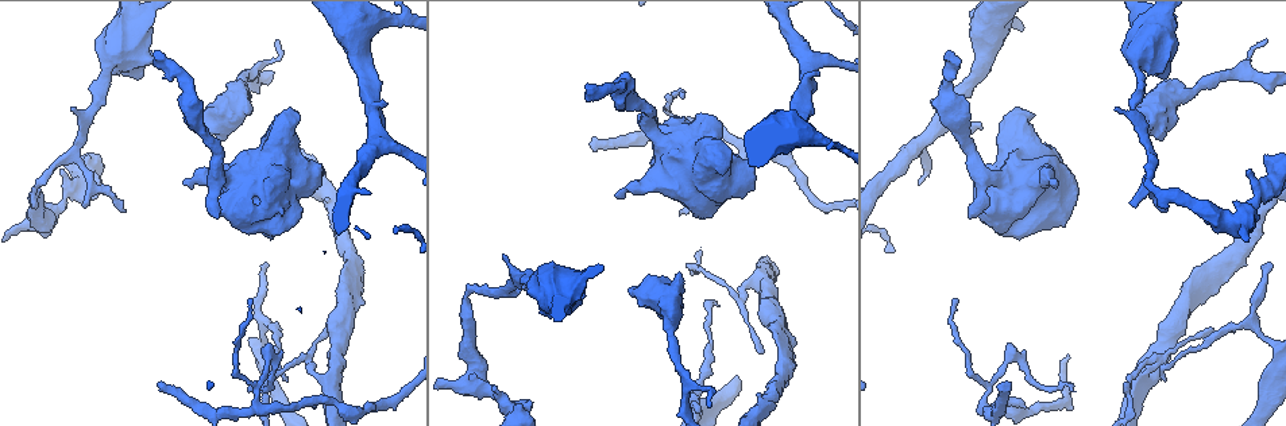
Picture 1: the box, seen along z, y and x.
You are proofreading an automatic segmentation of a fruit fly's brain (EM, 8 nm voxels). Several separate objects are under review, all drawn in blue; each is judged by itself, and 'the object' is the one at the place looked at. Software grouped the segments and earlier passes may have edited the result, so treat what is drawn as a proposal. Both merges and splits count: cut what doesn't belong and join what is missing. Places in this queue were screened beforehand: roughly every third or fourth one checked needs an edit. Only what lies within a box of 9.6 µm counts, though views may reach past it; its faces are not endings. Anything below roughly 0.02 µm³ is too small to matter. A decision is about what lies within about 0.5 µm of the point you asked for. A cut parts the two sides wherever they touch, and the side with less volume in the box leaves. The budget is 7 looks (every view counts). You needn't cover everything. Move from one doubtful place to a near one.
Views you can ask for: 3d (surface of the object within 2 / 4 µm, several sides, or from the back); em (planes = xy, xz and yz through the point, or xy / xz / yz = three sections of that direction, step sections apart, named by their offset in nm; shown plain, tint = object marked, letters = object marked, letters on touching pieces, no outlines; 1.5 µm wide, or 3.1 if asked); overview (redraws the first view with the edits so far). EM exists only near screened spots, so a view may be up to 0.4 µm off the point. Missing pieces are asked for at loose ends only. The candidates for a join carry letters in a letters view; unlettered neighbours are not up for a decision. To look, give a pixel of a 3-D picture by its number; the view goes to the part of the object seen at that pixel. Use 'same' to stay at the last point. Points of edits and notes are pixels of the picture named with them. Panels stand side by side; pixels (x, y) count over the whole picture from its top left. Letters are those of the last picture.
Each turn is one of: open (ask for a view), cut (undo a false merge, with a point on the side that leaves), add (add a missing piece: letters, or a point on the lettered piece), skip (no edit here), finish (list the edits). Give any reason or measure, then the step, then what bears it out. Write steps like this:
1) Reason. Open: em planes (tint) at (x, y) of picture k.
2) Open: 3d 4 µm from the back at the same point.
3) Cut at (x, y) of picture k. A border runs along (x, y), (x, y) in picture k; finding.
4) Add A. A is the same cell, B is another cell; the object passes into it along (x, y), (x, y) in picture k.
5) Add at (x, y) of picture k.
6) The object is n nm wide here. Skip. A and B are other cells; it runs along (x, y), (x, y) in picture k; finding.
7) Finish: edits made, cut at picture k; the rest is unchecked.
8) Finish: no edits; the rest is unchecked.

Thick end. Open: 3d 4 µm from the back at (1029, 114) of picture 1.

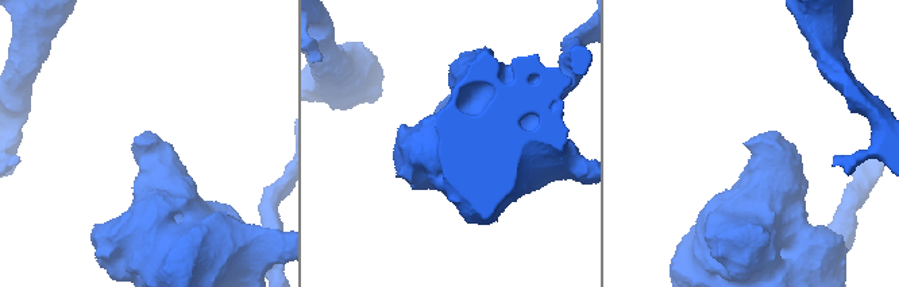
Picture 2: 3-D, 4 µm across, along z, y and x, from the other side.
Open: em planes (letters) at (755, 144) of picture 2.

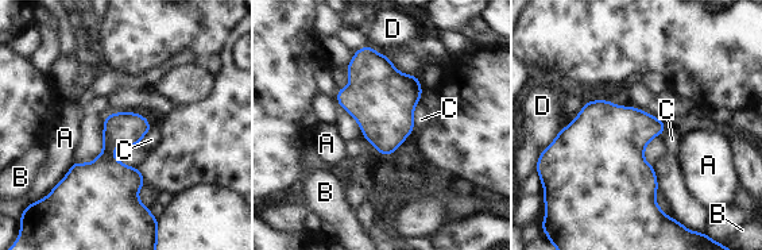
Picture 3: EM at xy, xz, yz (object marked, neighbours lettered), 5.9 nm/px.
Skip. A, B, C and D are other cells; a border runs along (420, 100), (410, 133) in picture 3; no lettered piece goes on from it.

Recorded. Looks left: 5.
An open end. Open: 3d 2 µm at (970, 218) of picture 1.

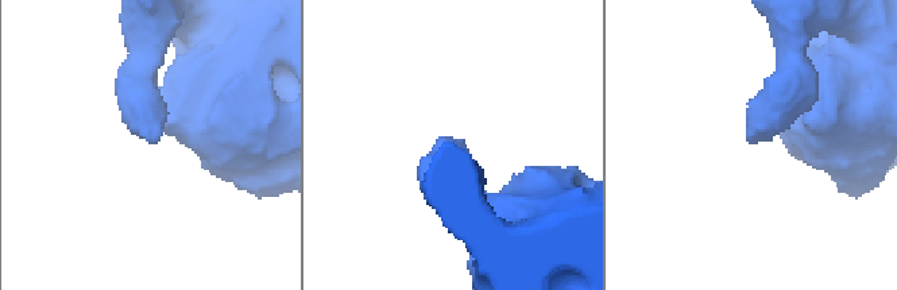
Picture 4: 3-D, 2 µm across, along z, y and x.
Open: em xz step 8 (letters) at (153, 142) of picture 4.

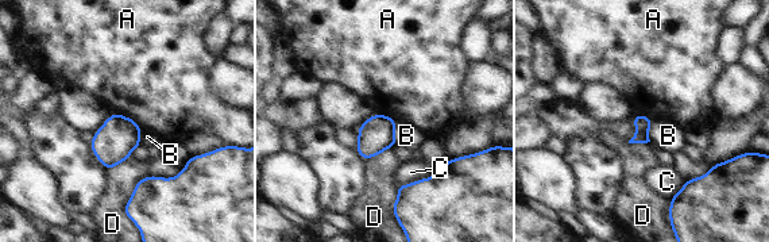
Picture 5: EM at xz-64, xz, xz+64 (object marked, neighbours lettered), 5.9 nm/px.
Open: em planes (letters) at the same point.

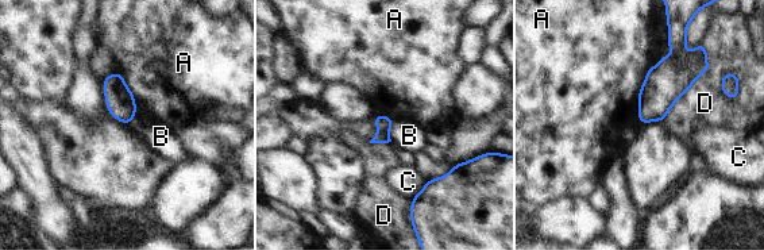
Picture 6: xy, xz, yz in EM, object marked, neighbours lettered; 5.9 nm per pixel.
Skip. A, B, C and D are other cells; a border runs along (394, 119), (390, 127), (390, 141) in picture 6; no lettered piece goes on from it.

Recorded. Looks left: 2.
Long arm stops here. Open: em xy step 4 (tint) at (682, 210) of picture 1.

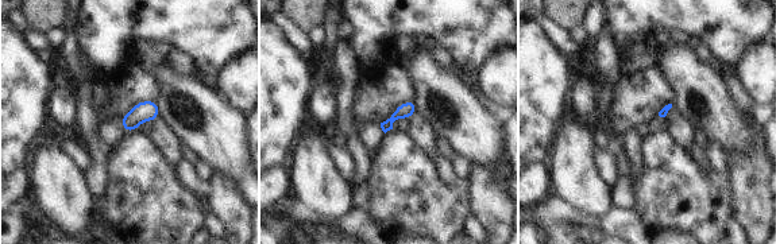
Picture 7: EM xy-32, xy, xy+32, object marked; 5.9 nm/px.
Open: em planes (letters) at the same point.

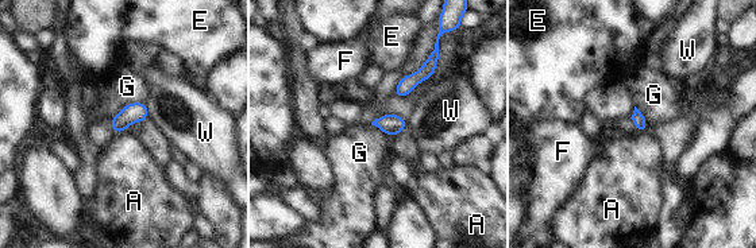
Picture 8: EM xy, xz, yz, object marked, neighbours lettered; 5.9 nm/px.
The object is 80 nm wide here. Skip. A, E, F, G and W are other cells; a border runs along (145, 101), (127, 103), (111, 119) in picture 8; none of them fits.

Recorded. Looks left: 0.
Finish: no edits; the rest is unchecked.

